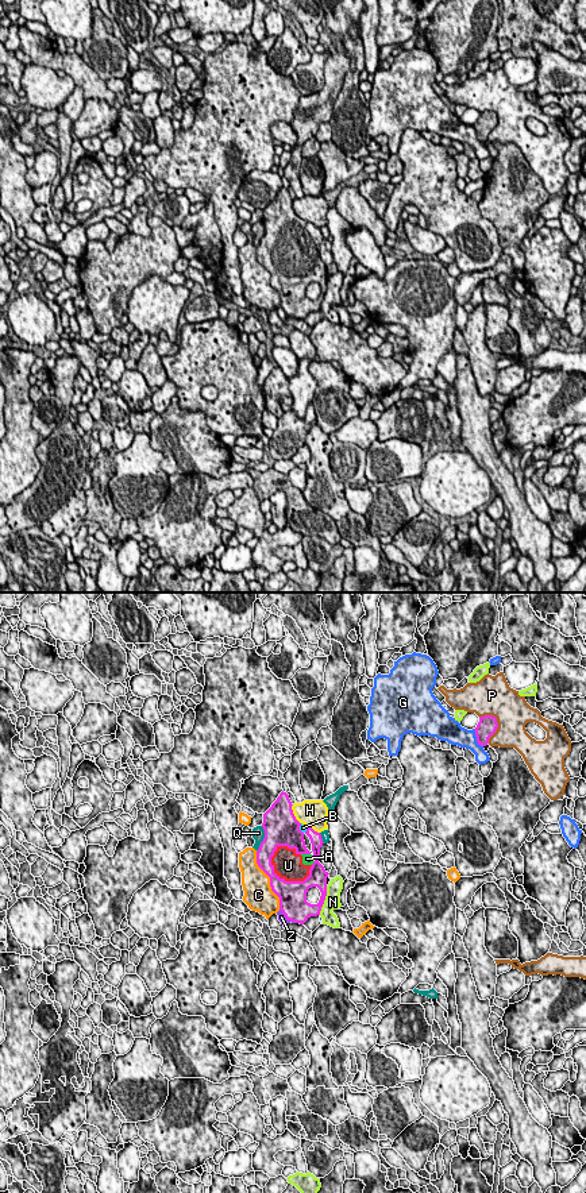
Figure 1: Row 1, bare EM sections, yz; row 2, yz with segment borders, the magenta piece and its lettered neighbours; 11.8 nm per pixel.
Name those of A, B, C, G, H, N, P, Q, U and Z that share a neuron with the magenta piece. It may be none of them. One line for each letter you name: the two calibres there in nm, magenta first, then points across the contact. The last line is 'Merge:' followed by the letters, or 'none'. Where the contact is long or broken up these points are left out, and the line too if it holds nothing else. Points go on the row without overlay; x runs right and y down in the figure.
A: 260 nm thick on the magenta side, 130 nm on the other
B: 420 nm thick on the magenta side, 90 nm on the other; runs through yz (281, 223), (299, 224), (303, 223)
U: 320 nm thick on the magenta side, 340 nm on the other
Merge: A, B, U

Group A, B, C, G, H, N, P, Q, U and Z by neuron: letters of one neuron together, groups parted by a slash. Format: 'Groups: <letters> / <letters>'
Groups: A B U / C / G / H / N / P / Q / Z

